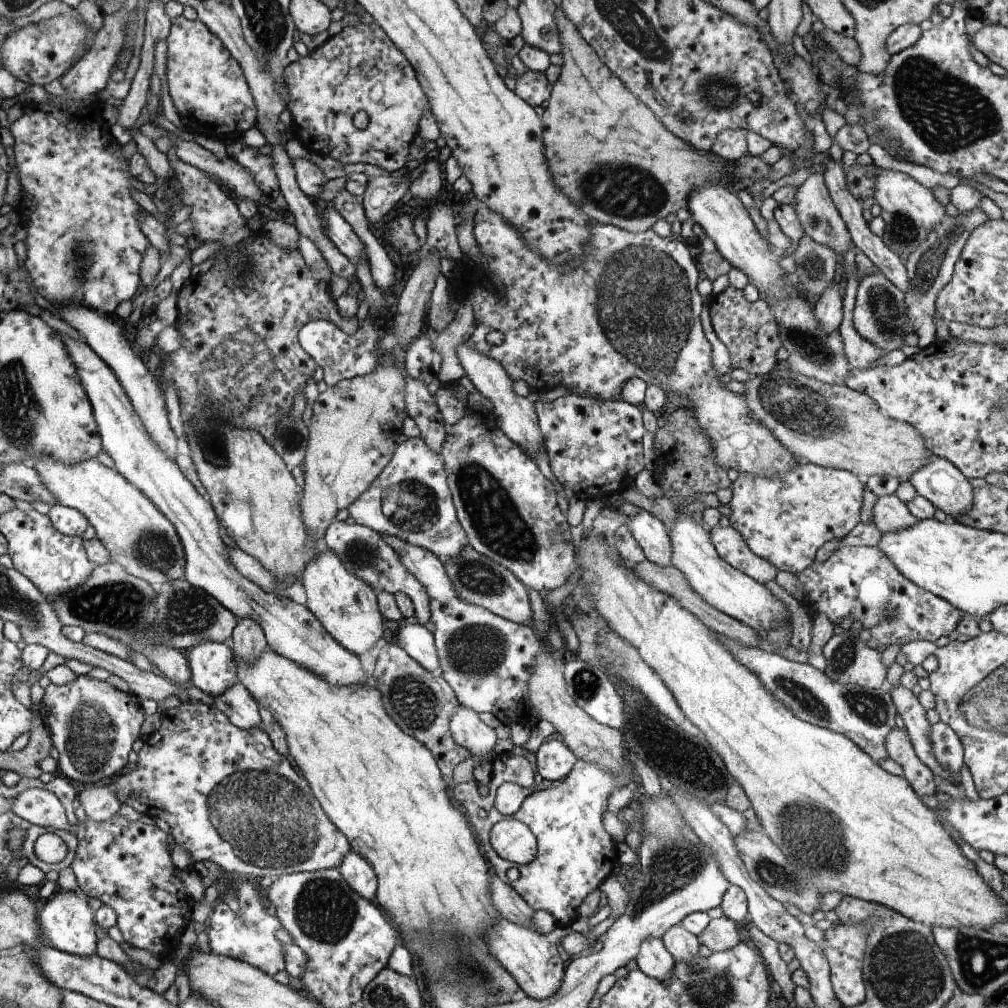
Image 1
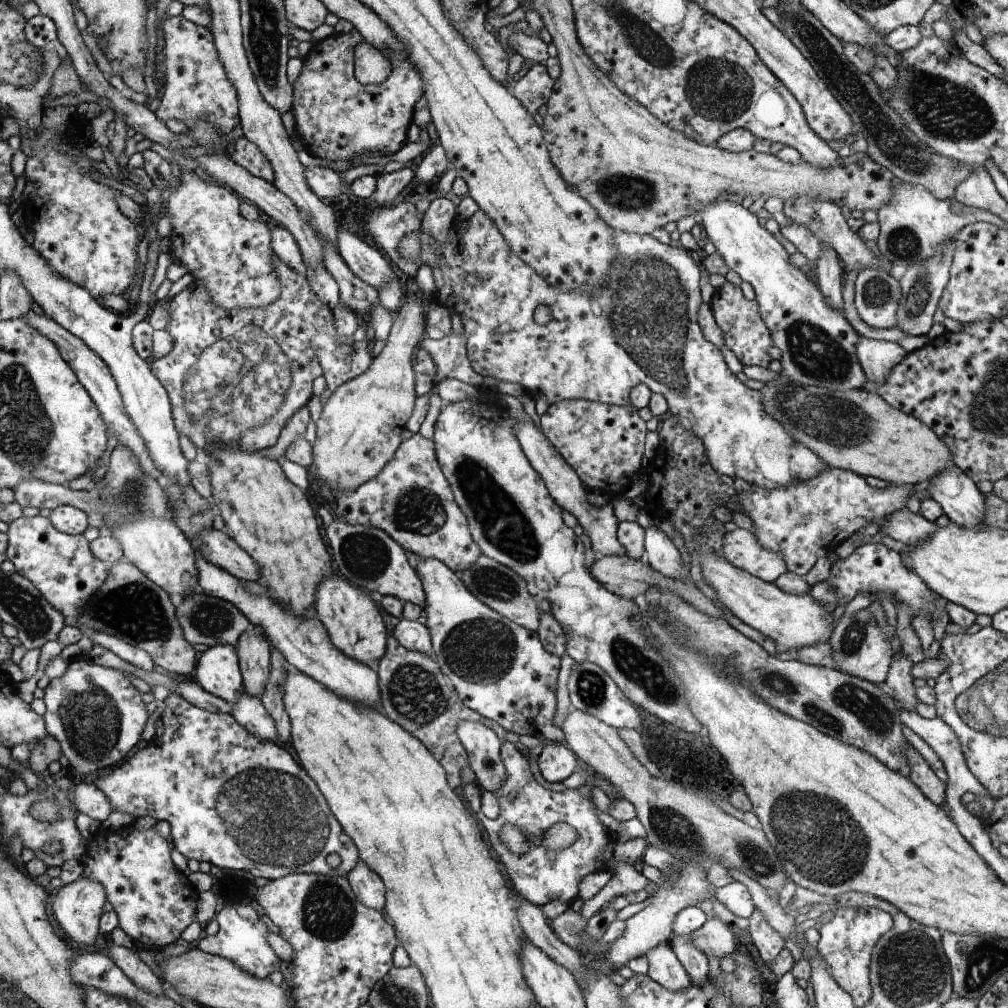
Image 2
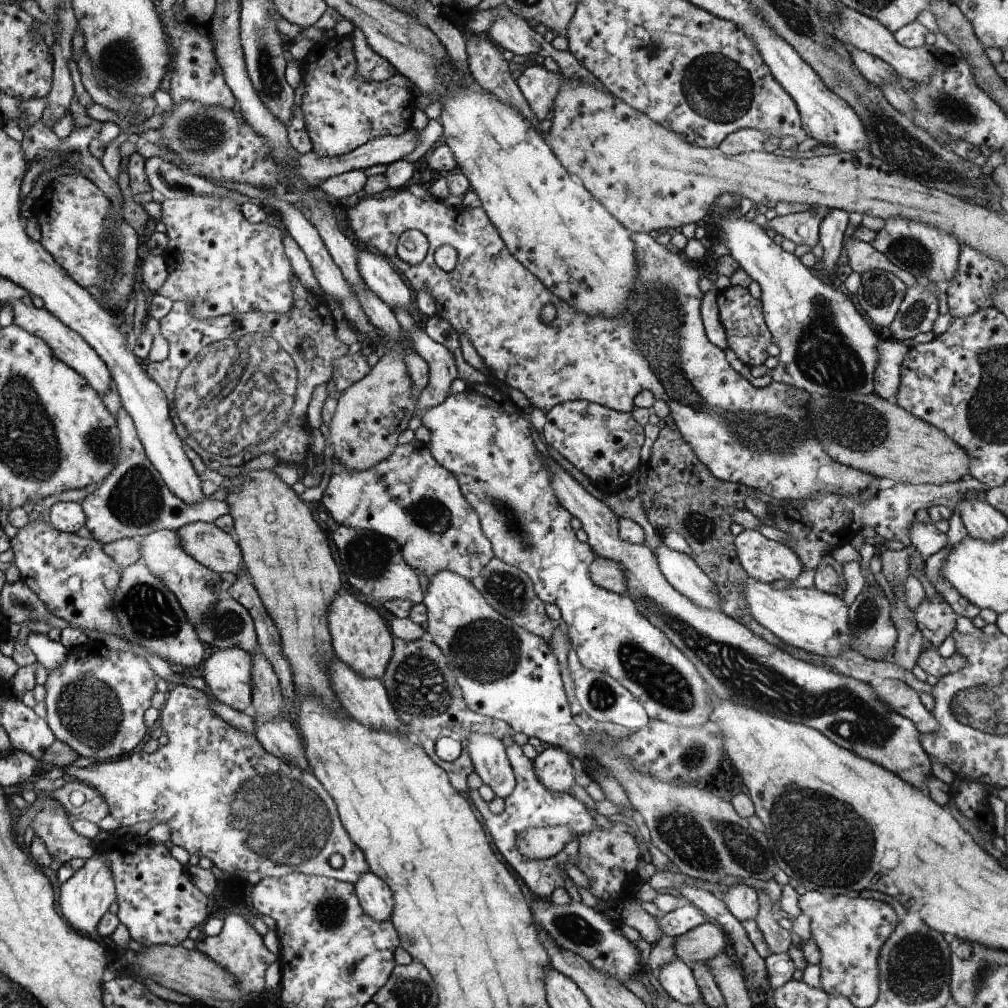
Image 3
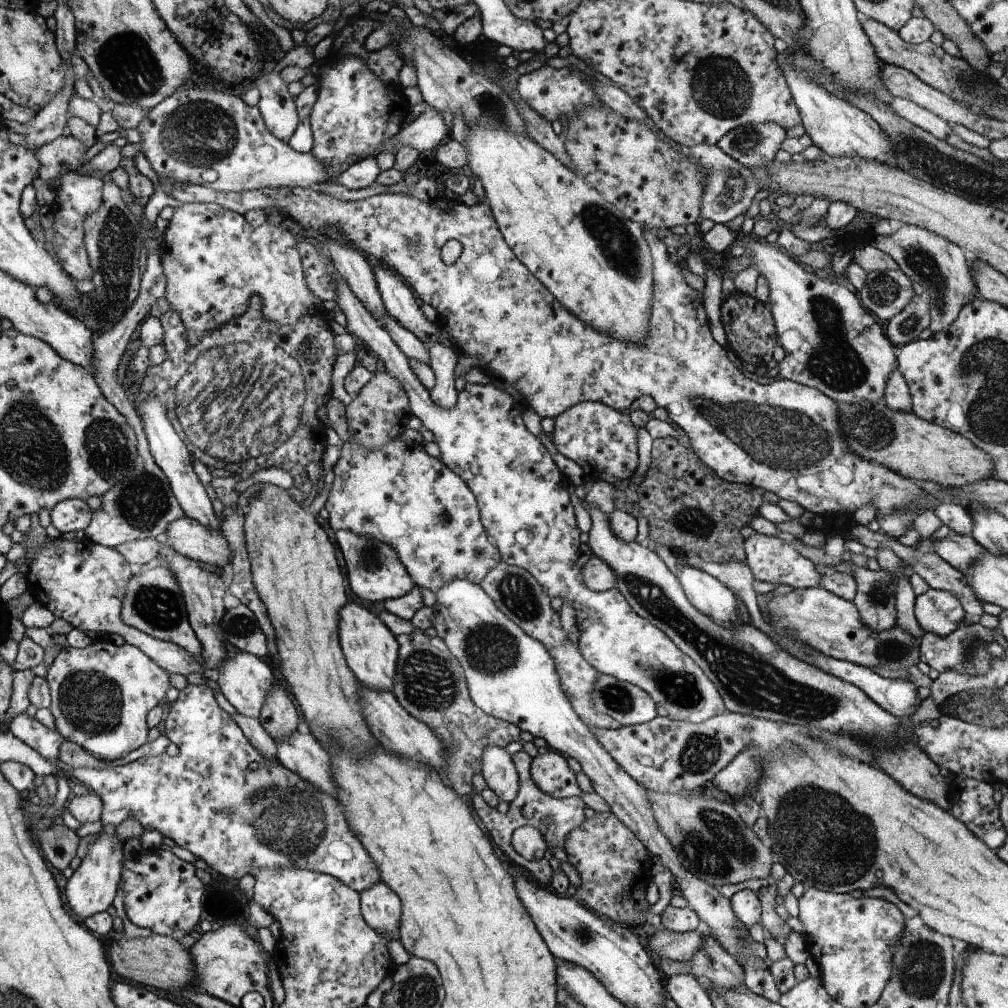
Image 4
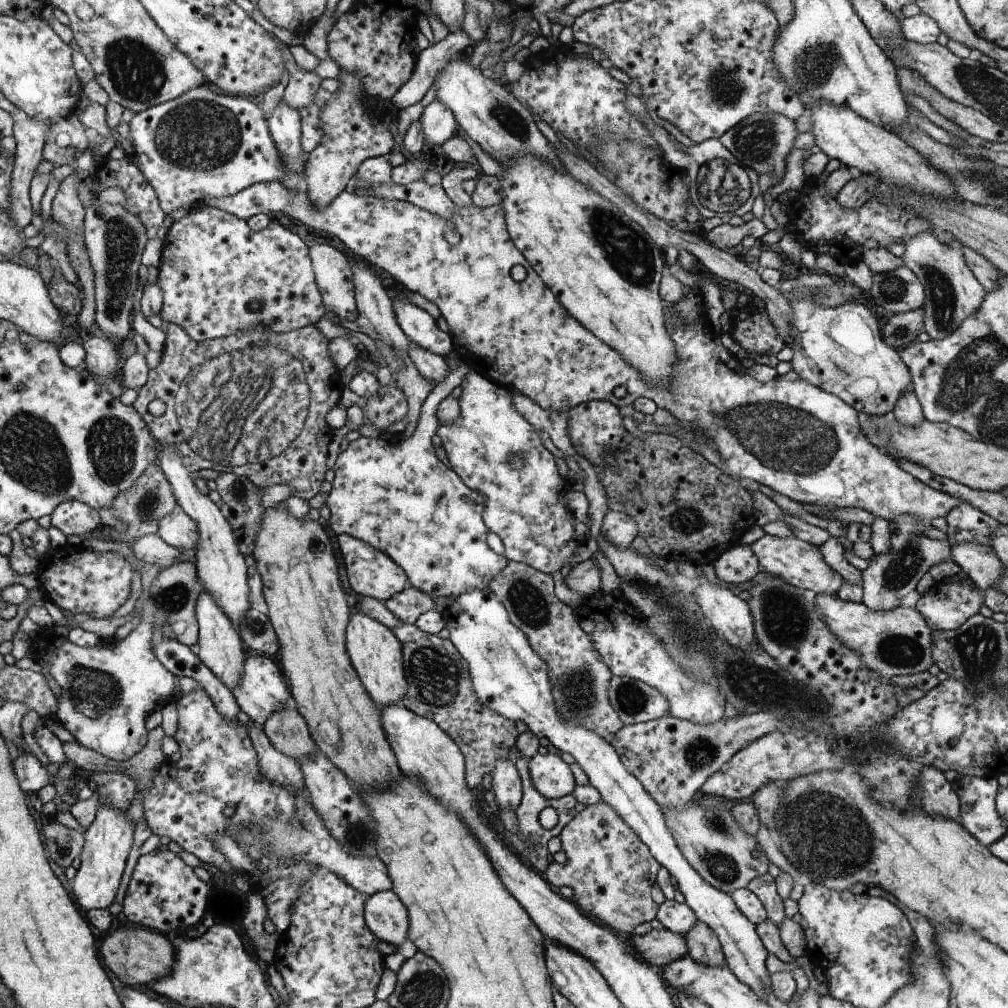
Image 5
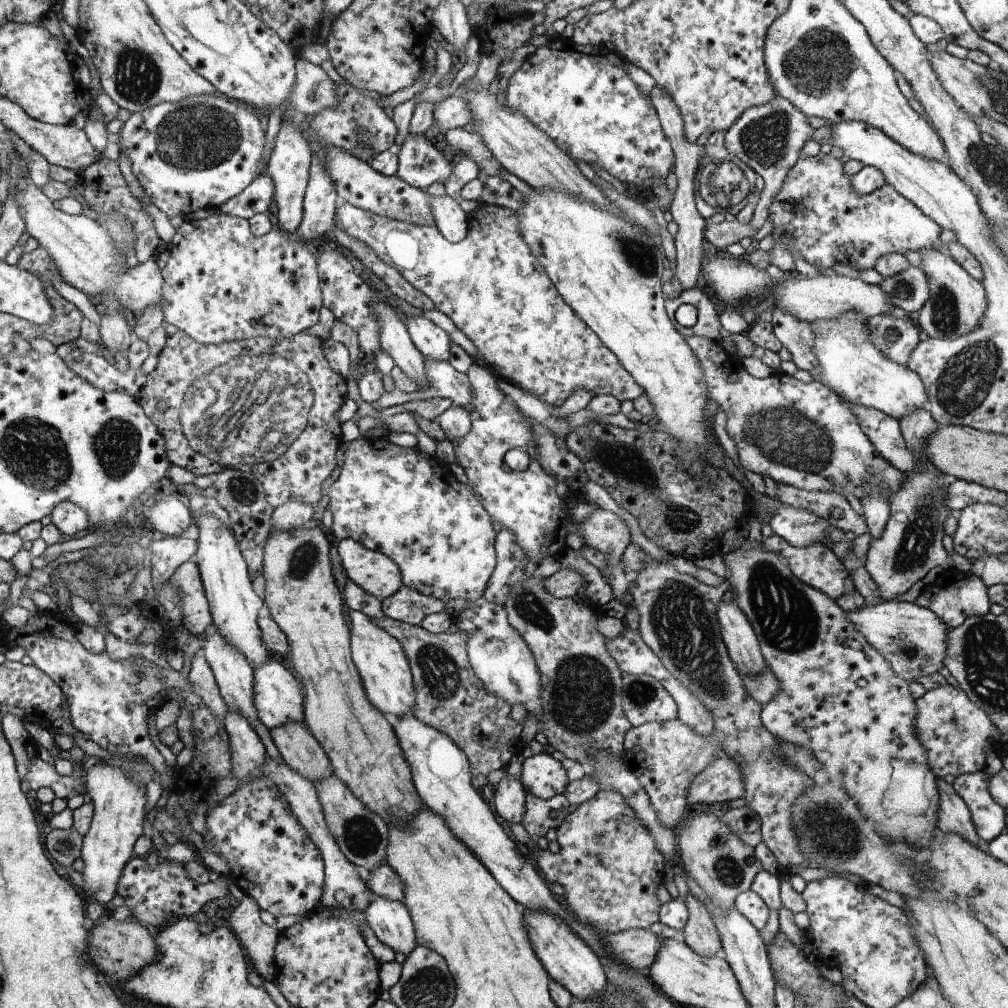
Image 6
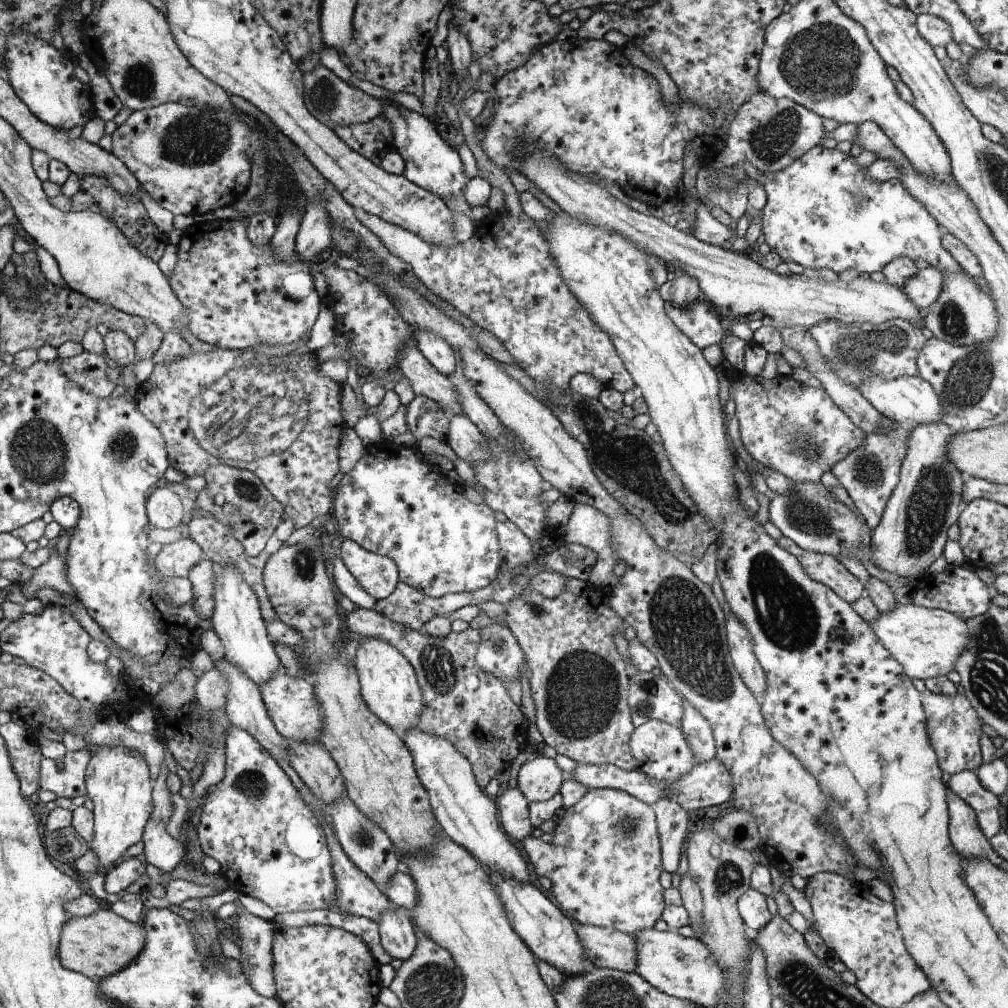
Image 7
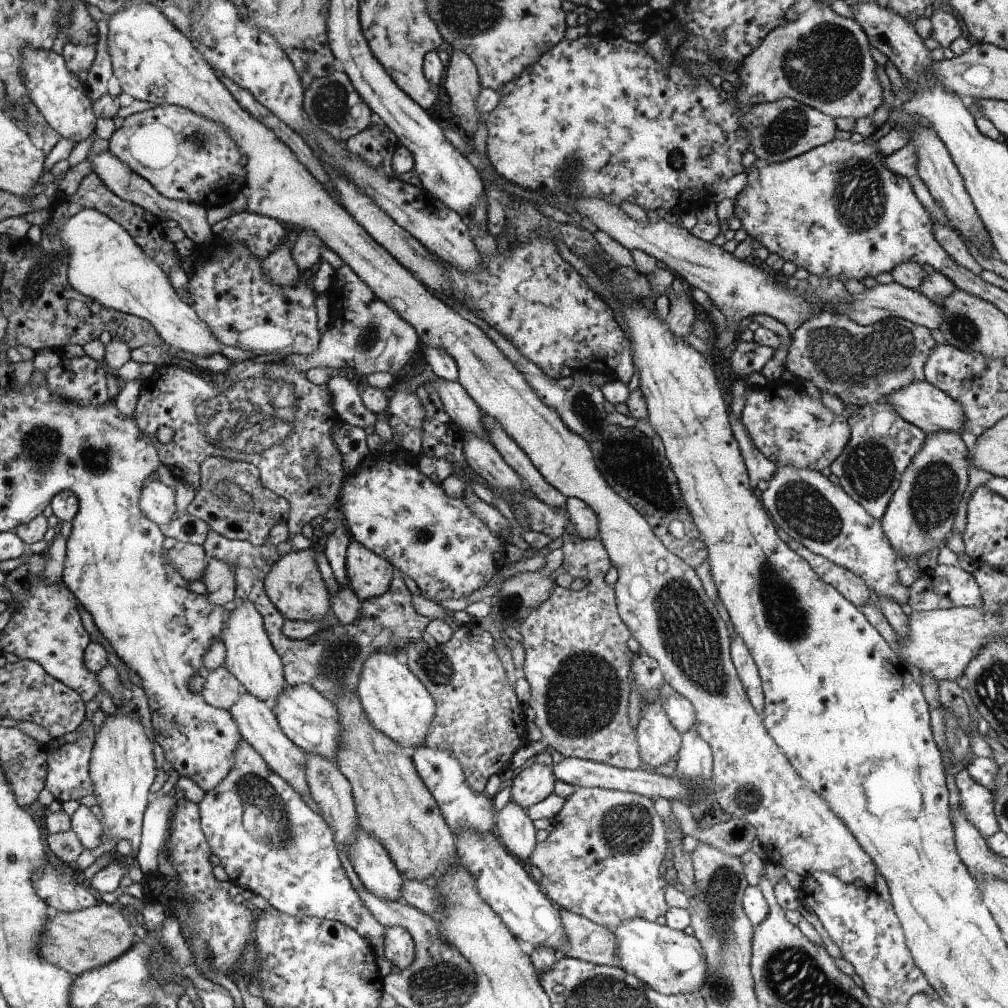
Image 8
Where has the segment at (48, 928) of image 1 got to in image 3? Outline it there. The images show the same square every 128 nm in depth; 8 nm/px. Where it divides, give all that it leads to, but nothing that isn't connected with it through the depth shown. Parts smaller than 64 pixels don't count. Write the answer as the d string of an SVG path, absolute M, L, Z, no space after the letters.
M98 852L85 859L84 866L75 872L71 878L62 883L60 890L60 912L72 928L76 928L80 934L93 935L96 931L96 924L107 914L108 908L116 902L115 877L112 870L108 868L104 856Z

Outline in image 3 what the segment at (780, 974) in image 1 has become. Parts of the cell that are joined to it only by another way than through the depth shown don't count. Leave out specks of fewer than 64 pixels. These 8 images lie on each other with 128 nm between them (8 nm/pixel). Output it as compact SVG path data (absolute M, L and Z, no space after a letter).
M752 887L759 896L759 911L755 921L768 944L769 952L786 953L791 946L790 931L782 928L773 918L773 902L771 898L758 887Z

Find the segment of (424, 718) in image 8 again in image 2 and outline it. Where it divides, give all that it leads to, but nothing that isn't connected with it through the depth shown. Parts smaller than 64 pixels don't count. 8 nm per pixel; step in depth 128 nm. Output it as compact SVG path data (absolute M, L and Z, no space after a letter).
M337 573L336 576L328 576L320 582L314 603L314 613L324 623L336 648L366 666L373 660L379 661L387 651L386 626L382 622L378 606L372 602L374 597Z

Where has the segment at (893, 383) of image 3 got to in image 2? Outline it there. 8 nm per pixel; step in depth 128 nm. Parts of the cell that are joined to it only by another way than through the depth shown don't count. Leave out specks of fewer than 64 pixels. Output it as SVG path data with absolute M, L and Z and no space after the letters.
M862 337L856 346L856 356L864 374L870 382L880 386L906 355L906 350L892 341Z

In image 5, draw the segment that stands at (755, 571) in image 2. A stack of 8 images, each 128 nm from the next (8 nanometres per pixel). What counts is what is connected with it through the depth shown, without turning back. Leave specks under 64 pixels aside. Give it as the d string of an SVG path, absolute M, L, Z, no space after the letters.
M765 535L751 546L752 552L760 562L759 568L770 577L784 580L788 585L807 589L815 594L836 595L844 582L840 574L826 564L818 547L799 540L793 535L784 539Z

